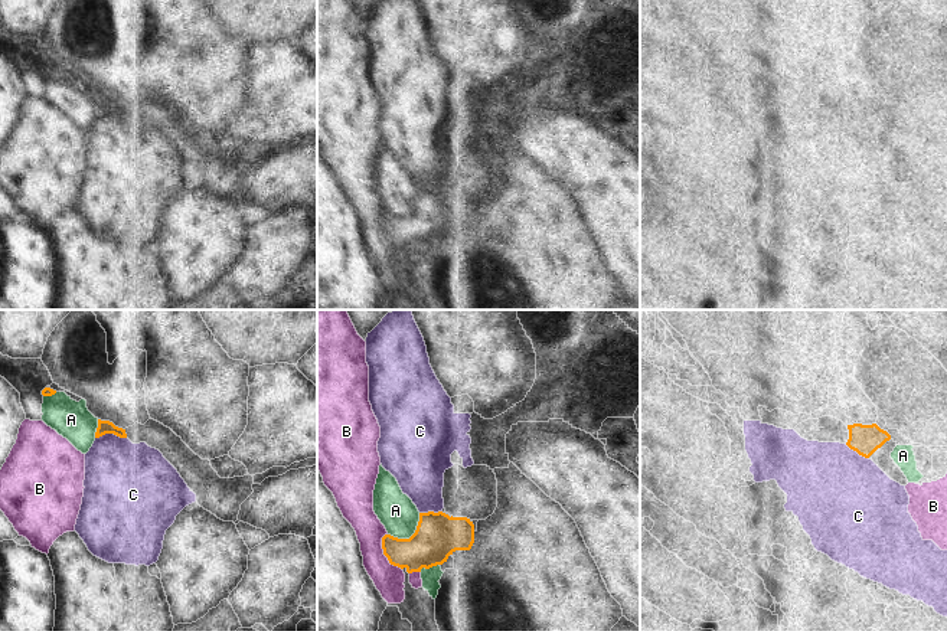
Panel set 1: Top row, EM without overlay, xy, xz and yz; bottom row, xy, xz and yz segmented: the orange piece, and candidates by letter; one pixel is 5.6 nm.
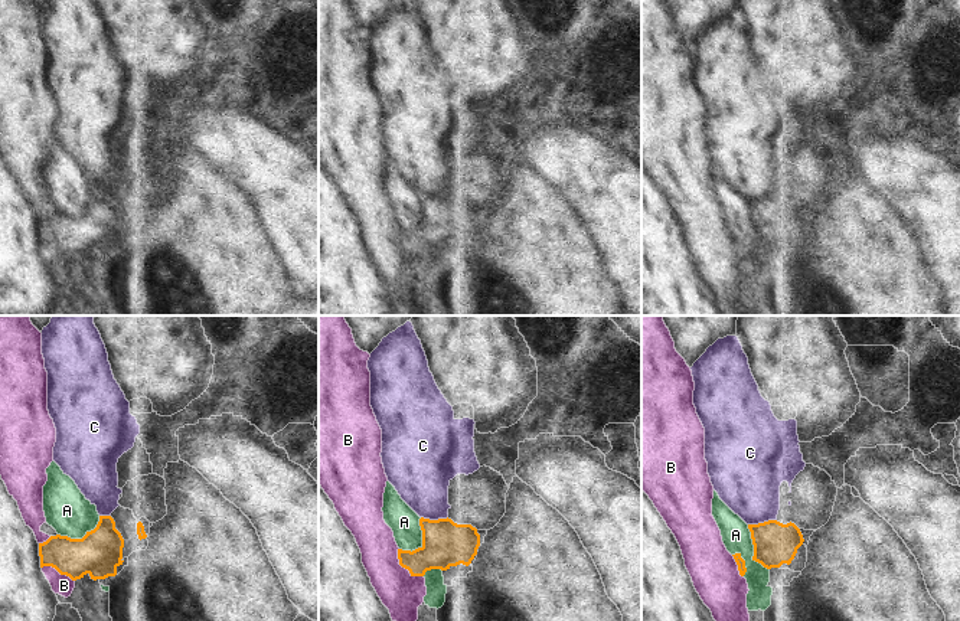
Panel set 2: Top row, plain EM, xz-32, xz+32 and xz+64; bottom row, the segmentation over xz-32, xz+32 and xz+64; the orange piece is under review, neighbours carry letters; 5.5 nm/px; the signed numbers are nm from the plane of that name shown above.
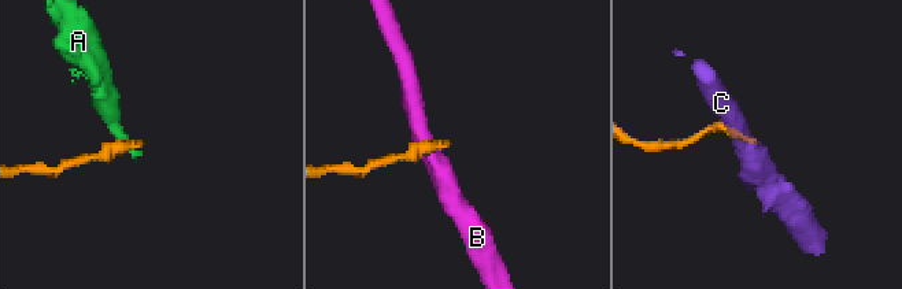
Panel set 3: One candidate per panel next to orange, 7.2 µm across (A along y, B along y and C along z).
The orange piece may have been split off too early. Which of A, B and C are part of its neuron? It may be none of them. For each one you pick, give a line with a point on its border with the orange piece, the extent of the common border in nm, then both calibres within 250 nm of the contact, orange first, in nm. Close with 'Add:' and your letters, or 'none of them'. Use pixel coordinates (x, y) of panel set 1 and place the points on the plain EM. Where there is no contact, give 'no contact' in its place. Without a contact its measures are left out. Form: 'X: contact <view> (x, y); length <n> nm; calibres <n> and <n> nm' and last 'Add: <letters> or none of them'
Add: none of them

